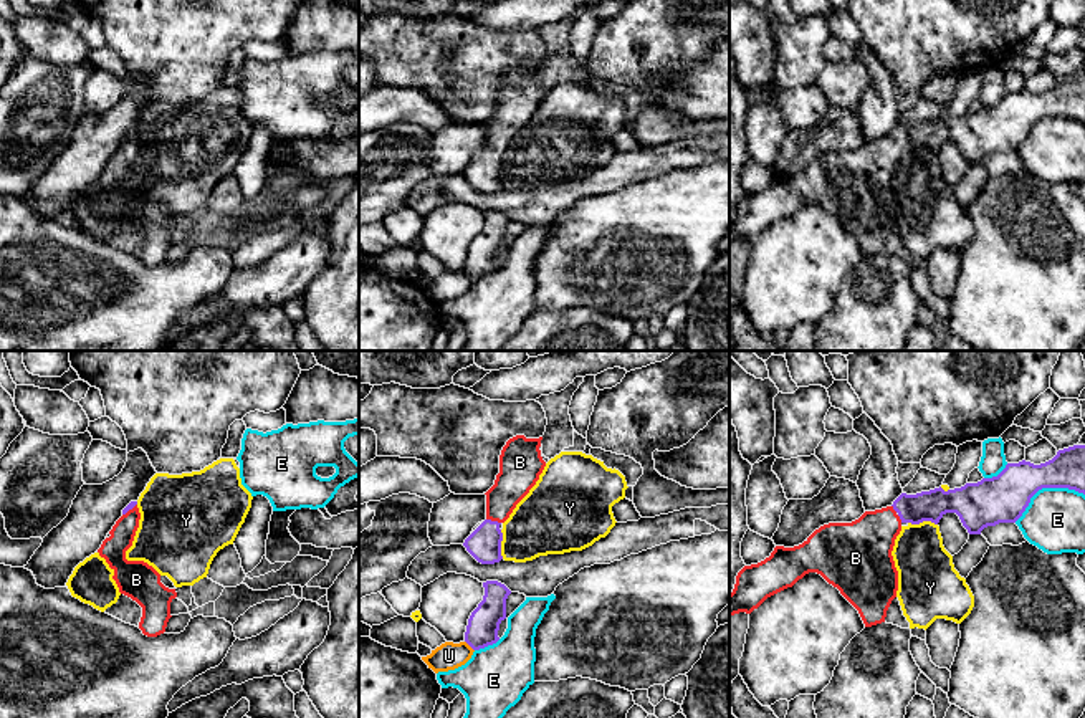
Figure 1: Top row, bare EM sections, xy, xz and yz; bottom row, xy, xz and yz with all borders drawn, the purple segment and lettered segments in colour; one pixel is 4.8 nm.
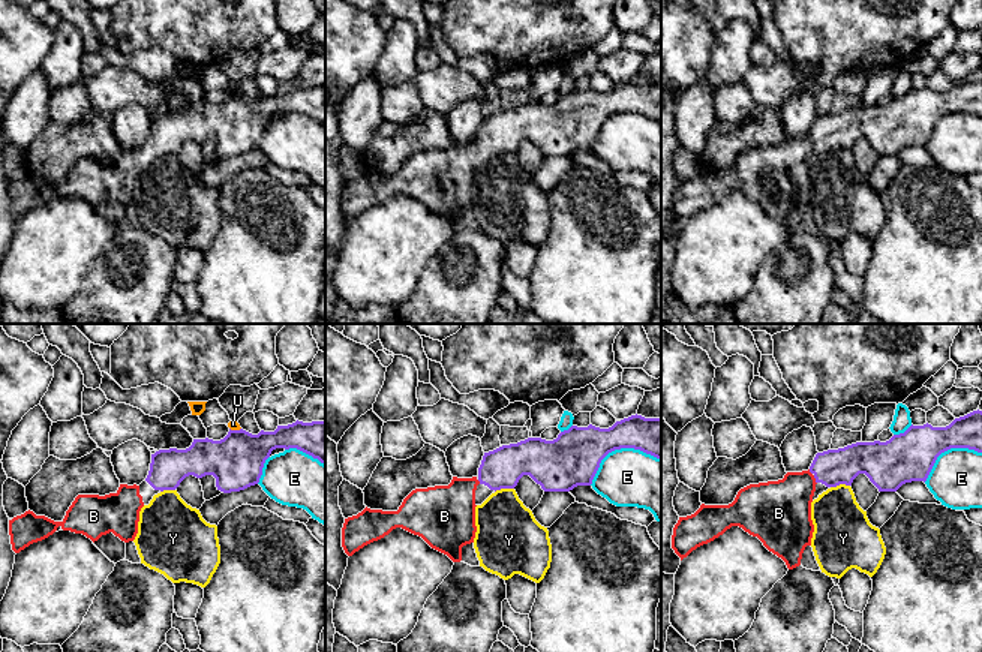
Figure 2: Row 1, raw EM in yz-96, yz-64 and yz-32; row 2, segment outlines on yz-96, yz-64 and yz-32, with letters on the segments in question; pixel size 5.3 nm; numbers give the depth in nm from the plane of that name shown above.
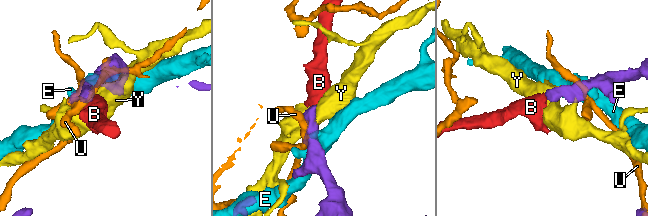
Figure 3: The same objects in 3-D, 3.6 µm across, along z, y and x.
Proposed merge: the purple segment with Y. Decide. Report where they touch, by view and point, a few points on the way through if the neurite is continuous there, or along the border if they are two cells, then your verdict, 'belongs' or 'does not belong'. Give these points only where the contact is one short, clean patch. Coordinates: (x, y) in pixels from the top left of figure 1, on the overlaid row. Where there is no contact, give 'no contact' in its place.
xz (500, 545) | along xz (500, 530), (503, 558) | does not belong

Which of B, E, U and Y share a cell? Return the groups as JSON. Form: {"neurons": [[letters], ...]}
{"neurons": [["B"], ["E"], ["U"], ["Y"]]}

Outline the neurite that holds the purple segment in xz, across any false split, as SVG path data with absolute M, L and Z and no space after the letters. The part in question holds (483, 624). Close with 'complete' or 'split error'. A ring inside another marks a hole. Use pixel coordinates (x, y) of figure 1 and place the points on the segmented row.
M483 582L485 596L478 607L471 612L465 632L465 642L480 650L499 640L499 624L506 619L506 599L511 591L498 582Z | complete

